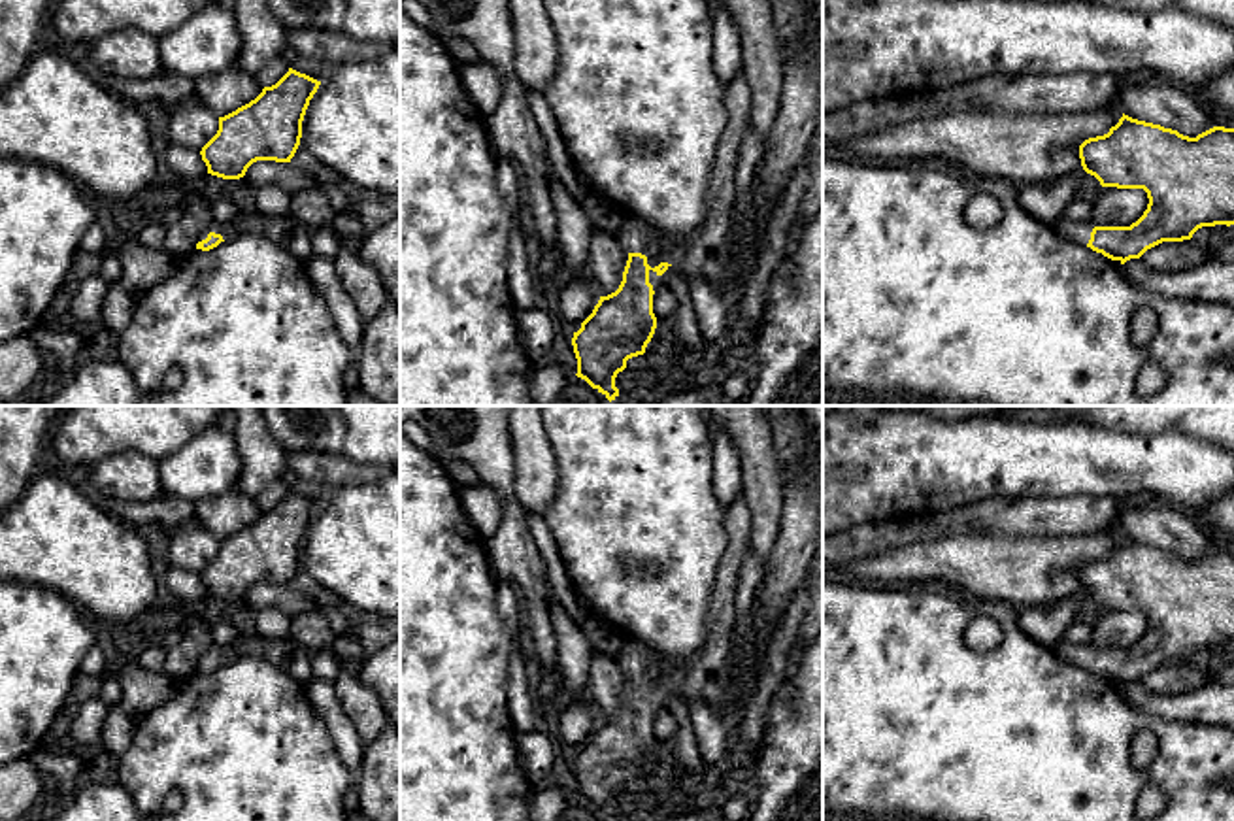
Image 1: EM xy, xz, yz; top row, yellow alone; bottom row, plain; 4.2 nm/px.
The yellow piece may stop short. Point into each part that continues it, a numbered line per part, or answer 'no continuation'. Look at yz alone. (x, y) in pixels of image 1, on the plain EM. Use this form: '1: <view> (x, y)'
1: yz (1076, 653)

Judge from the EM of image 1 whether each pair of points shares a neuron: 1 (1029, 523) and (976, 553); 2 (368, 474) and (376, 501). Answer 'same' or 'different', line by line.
1: different
2: different

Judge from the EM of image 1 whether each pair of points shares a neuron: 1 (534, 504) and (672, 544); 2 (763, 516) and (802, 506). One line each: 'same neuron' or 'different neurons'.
1: different neurons
2: different neurons

